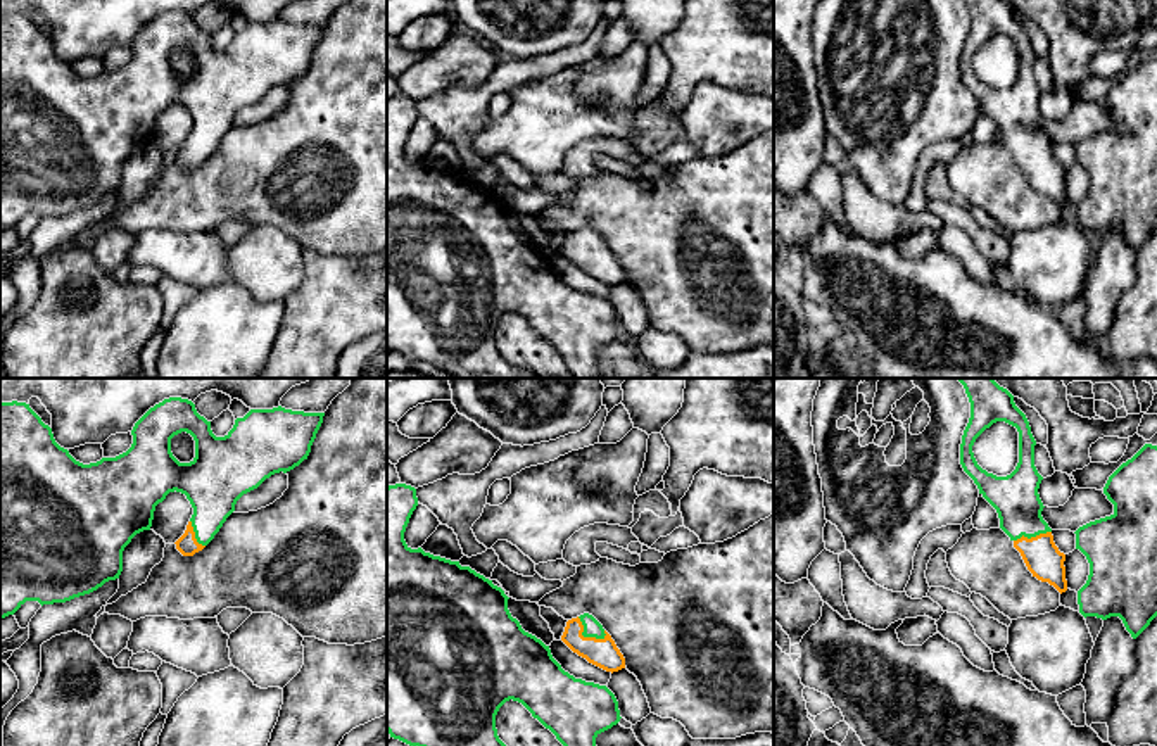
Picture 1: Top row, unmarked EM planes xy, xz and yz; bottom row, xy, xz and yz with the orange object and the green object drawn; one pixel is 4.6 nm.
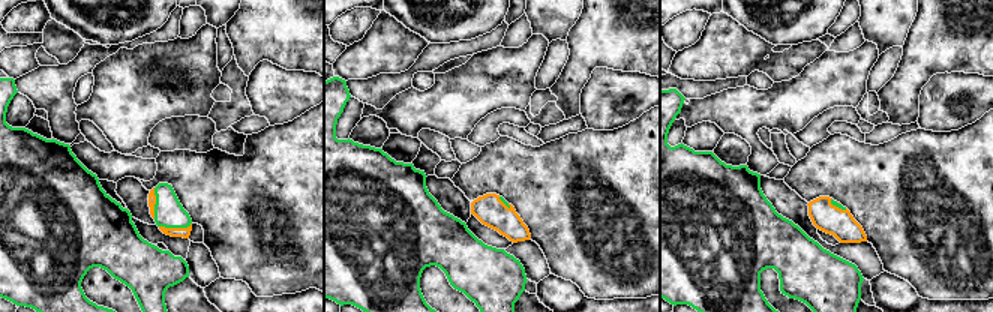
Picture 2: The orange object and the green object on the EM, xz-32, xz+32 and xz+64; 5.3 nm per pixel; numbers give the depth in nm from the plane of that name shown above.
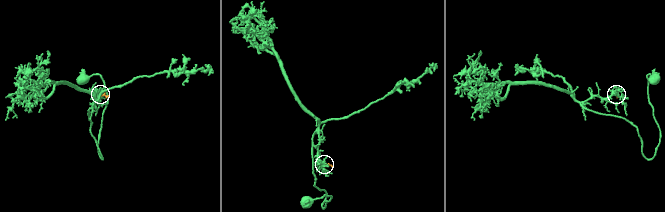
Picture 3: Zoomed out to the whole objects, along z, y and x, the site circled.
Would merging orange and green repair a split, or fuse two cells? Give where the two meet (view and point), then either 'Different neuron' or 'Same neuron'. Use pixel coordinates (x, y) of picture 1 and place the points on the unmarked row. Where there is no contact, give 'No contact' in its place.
Touches orange at xz (586, 251). Same neuron

